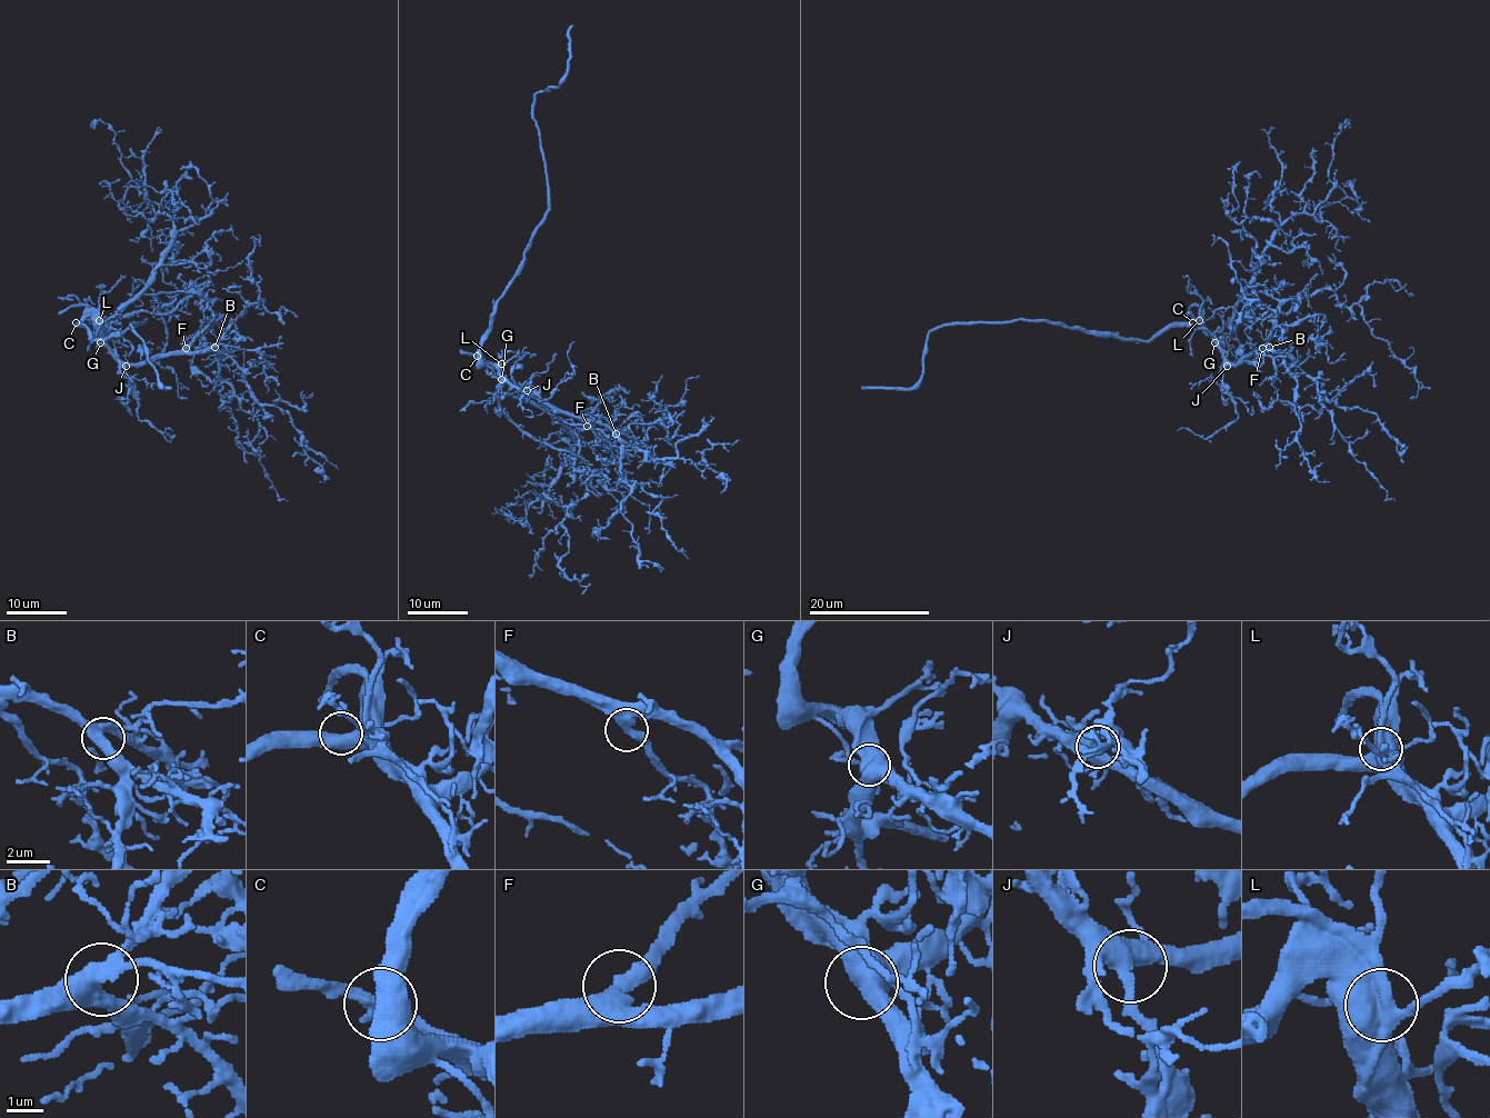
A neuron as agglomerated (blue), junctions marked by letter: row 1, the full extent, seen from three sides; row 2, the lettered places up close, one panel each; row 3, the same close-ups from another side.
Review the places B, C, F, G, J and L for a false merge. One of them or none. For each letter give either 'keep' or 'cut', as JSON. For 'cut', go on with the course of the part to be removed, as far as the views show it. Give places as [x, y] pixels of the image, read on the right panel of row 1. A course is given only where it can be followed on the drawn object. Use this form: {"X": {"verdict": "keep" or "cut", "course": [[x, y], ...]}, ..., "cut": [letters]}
{"B": {"verdict": "keep"}, "C": {"verdict": "keep"}, "F": {"verdict": "keep"}, "G": {"verdict": "keep"}, "J": {"verdict": "keep"}, "L": {"verdict": "keep"}, "cut": []}

